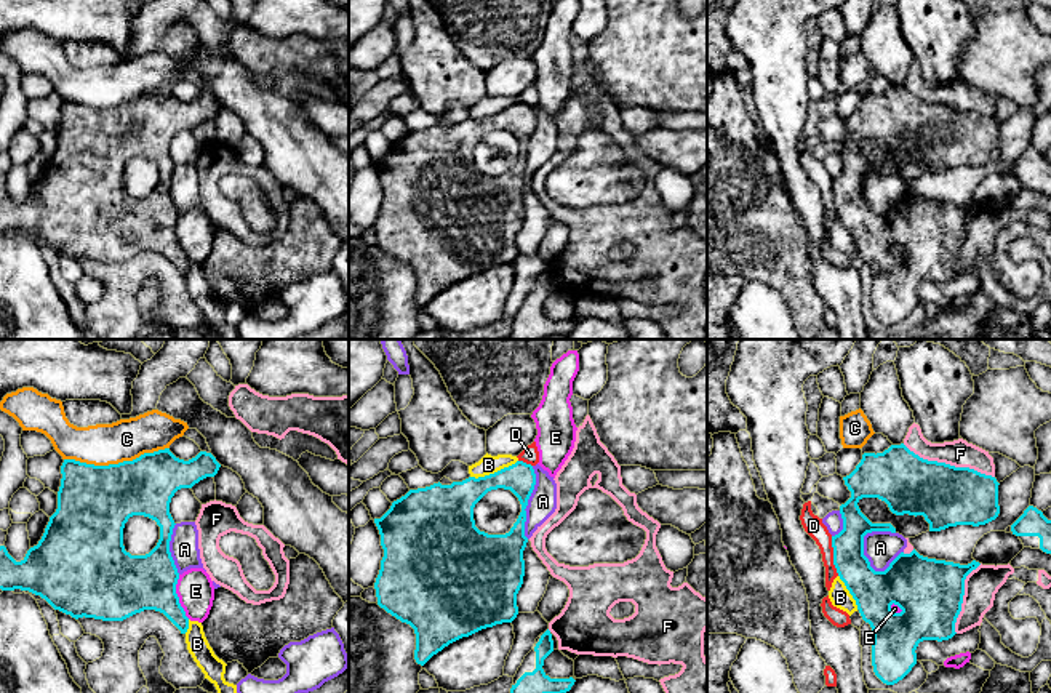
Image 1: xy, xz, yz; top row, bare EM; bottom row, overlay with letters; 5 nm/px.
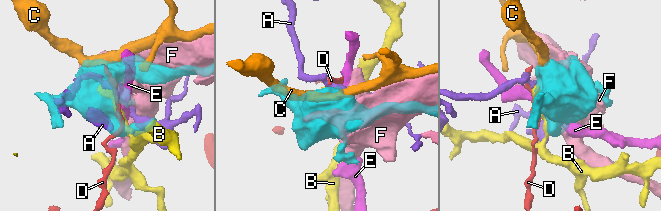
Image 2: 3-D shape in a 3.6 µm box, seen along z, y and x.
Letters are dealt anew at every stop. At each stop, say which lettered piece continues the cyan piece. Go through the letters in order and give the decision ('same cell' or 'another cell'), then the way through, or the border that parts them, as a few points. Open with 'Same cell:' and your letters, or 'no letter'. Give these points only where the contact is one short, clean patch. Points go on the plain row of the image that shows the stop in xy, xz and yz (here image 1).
Same cell: no letter
A: another cell
B: another cell
C: another cell; border xy (168, 88), (107, 106), (64, 101)
D: another cell; border yz (831, 178), (832, 205), (839, 216)
E: another cell
F: another cell

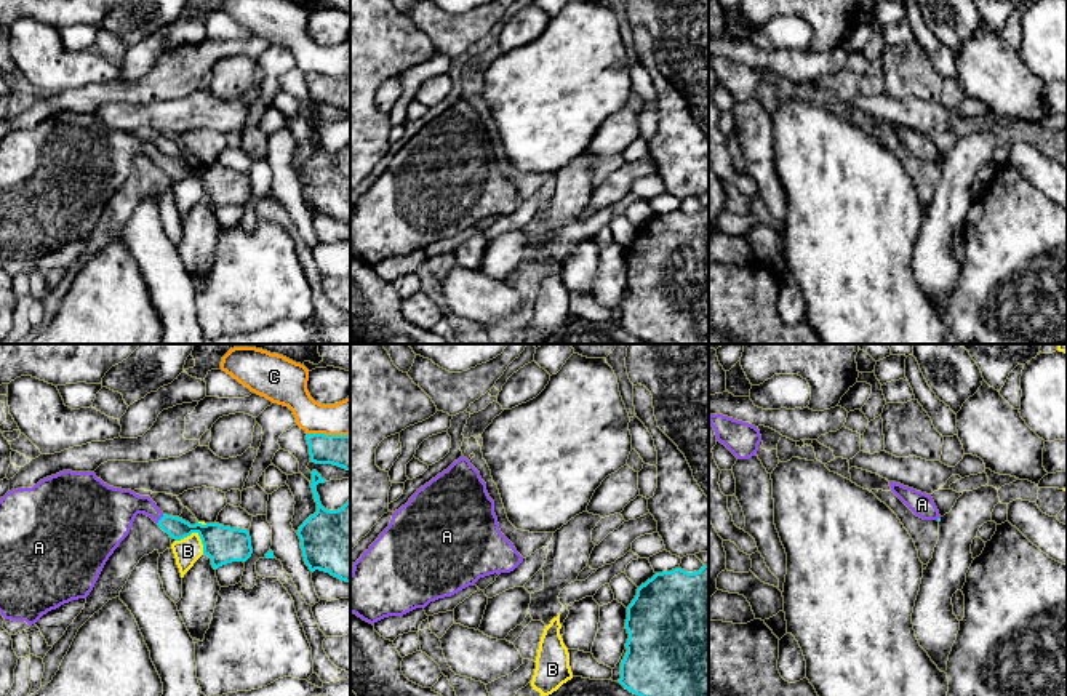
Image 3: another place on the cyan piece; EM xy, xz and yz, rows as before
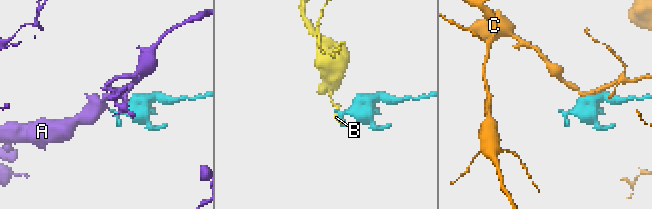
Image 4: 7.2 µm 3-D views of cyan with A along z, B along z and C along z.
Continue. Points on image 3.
Same cell: A
A: same cell; way xy (178, 170), (160, 160), (149, 149), (111, 156)
B: another cell
C: another cell; border xy (307, 74), (349, 76)

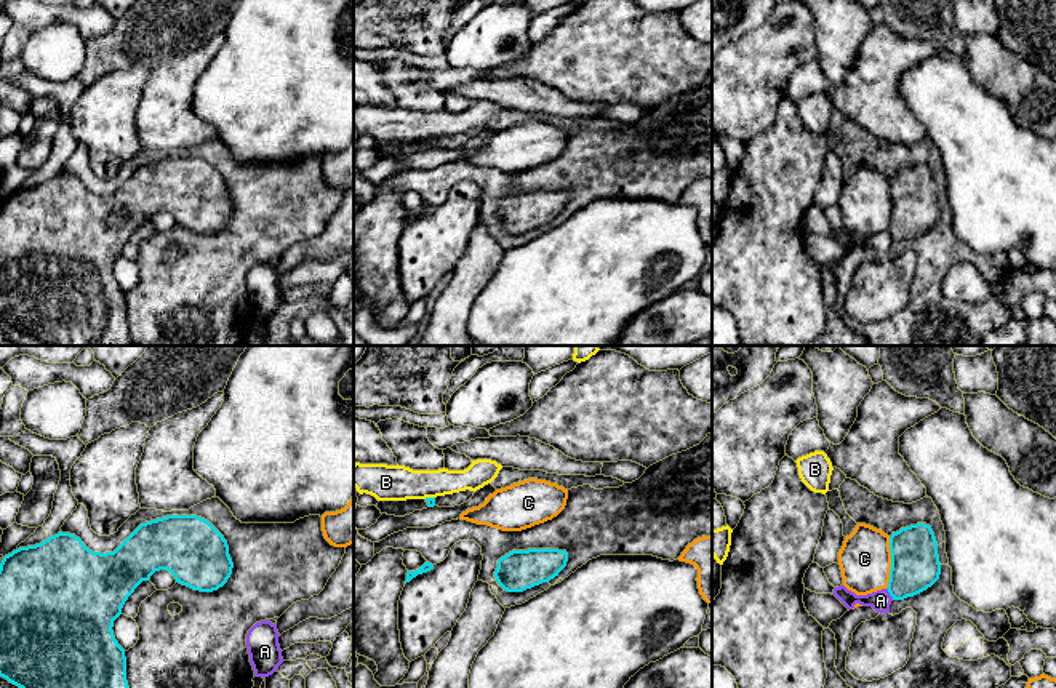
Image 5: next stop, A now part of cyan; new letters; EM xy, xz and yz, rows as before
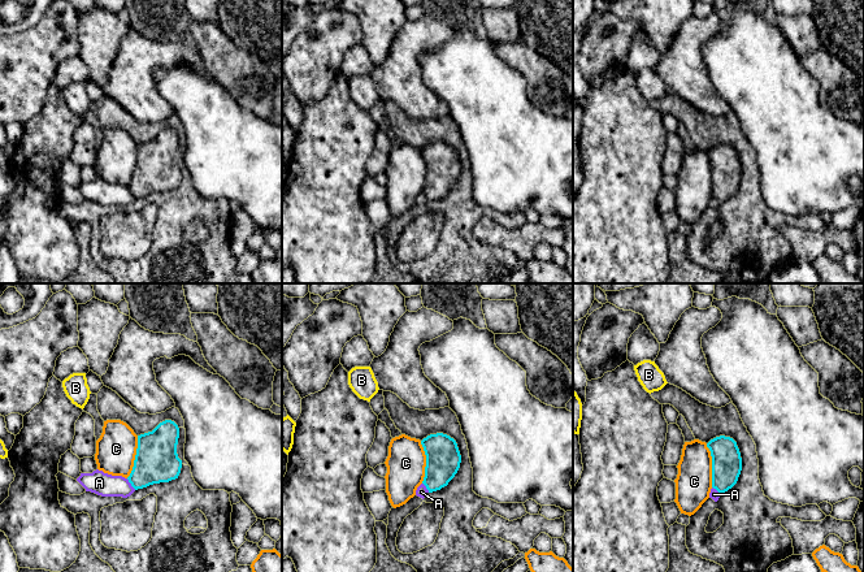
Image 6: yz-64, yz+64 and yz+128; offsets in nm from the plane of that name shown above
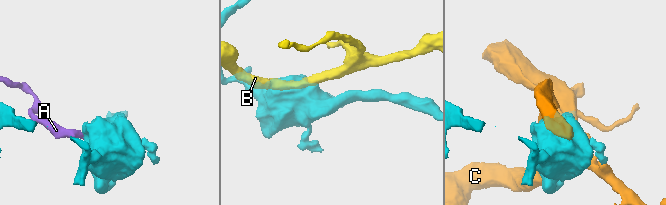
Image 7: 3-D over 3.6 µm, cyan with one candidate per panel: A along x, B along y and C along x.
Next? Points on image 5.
Same cell: no letter
A: another cell; border yz (887, 229), (893, 240)
B: another cell; border xz (434, 138), (424, 140)
C: another cell

